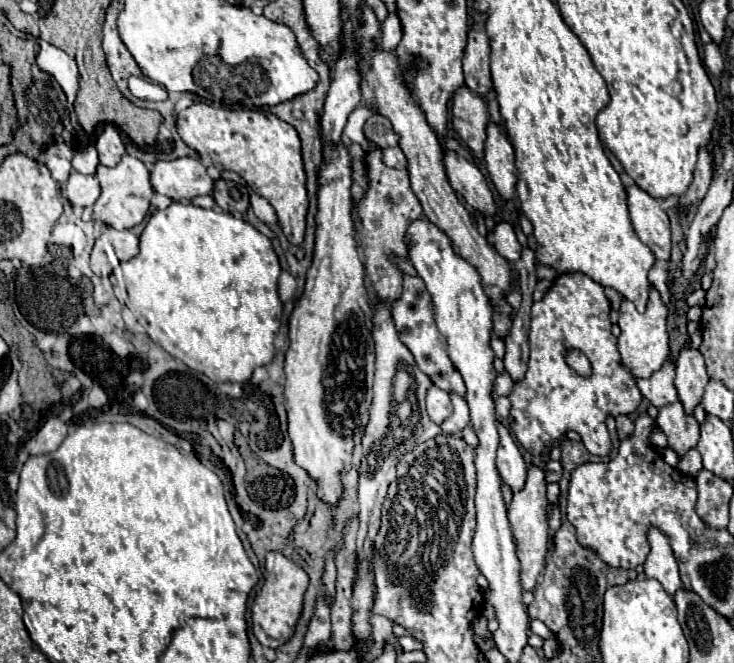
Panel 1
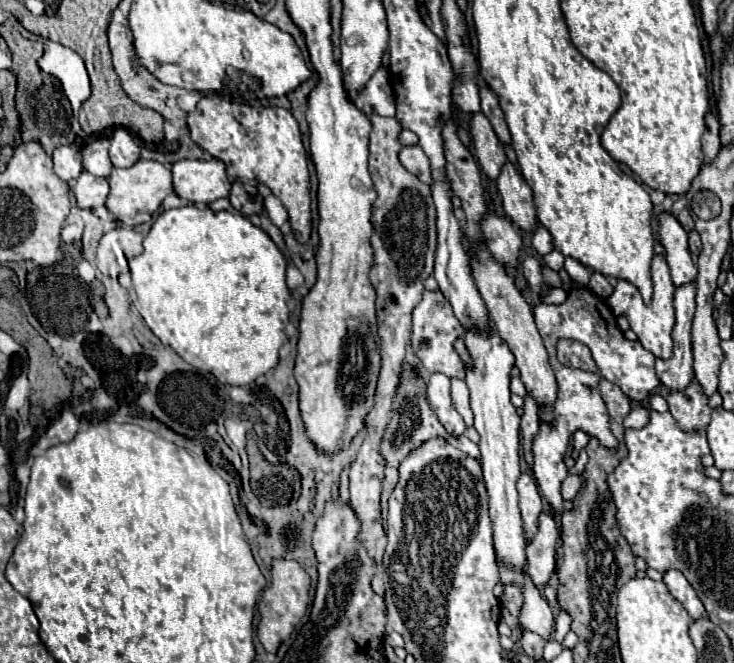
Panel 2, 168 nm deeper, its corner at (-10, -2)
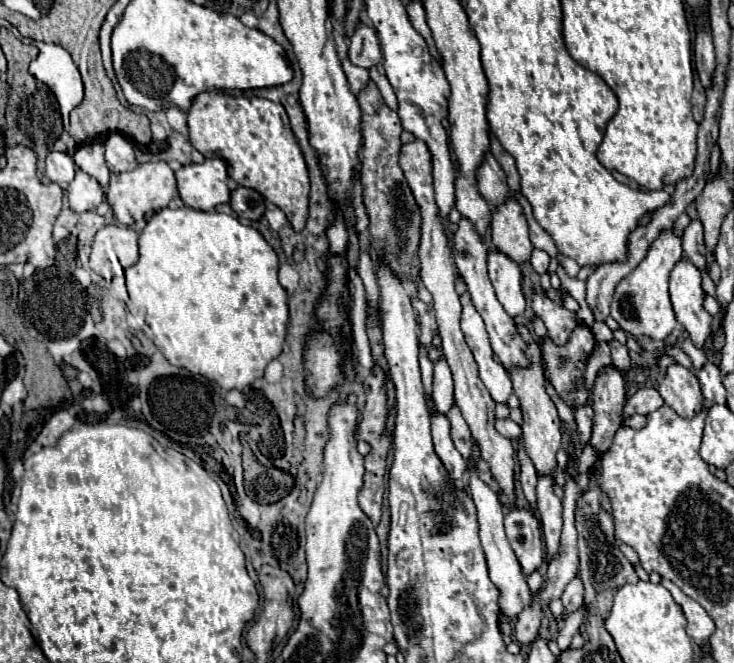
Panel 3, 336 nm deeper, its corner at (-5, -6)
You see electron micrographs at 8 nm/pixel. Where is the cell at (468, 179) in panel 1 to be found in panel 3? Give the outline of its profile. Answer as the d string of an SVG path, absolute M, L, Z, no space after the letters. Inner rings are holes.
M499 251L489 253L489 279L493 283L495 295L503 305L505 313L519 317L525 311L525 297L521 291L521 271L519 265Z

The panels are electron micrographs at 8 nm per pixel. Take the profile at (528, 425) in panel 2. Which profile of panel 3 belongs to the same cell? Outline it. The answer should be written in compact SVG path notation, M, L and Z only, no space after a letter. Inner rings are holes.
M519 447L517 459L519 459L519 465L521 465L519 481L521 481L521 487L523 487L523 493L525 493L527 501L529 501L529 505L531 505L531 509L535 511L535 509L537 509L537 493L535 493L537 473L535 473L535 467L533 467L533 463L529 463L529 457L525 455L523 447Z

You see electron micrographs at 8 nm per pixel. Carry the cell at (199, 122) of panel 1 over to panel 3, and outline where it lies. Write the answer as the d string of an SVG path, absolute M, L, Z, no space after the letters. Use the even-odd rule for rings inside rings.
M217 91L197 95L187 113L189 141L207 159L225 159L229 177L243 187L259 191L267 201L277 205L295 231L305 227L309 203L309 175L299 143L289 127L289 117L281 103L261 97L231 97Z

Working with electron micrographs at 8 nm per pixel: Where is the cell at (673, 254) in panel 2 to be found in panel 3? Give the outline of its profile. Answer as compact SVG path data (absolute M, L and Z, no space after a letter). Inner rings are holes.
M681 259L671 271L669 293L679 325L687 331L697 349L705 349L713 317L703 307L705 293L701 289L701 273L687 259Z

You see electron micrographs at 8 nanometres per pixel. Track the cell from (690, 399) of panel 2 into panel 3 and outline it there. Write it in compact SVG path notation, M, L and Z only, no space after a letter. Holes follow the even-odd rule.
M671 363L659 383L659 393L669 407L673 407L679 415L693 417L701 409L703 393L699 379L693 371L681 367L679 363Z

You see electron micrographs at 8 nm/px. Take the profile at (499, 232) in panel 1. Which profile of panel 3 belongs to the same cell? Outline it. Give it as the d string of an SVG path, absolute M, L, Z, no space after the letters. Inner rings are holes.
M533 291L533 311L545 323L547 335L555 345L565 345L579 325L575 313L567 311L563 305L555 305L543 291Z

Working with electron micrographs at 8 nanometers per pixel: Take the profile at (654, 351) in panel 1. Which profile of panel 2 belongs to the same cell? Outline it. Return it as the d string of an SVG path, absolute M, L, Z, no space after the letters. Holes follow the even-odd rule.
M654 257L652 263L652 281L654 281L654 295L652 303L644 305L638 289L628 281L618 281L614 293L610 295L608 303L614 315L624 315L630 323L630 329L638 335L638 341L646 351L650 351L658 359L670 359L672 351L672 327L674 327L674 283L670 279L670 271L666 267L664 257Z

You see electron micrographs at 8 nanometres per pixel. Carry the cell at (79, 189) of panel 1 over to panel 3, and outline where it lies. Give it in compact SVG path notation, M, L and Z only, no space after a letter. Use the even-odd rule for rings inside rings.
M77 169L75 179L67 187L67 199L69 199L69 207L75 213L91 211L97 209L97 205L103 201L103 189L97 183L97 179Z

